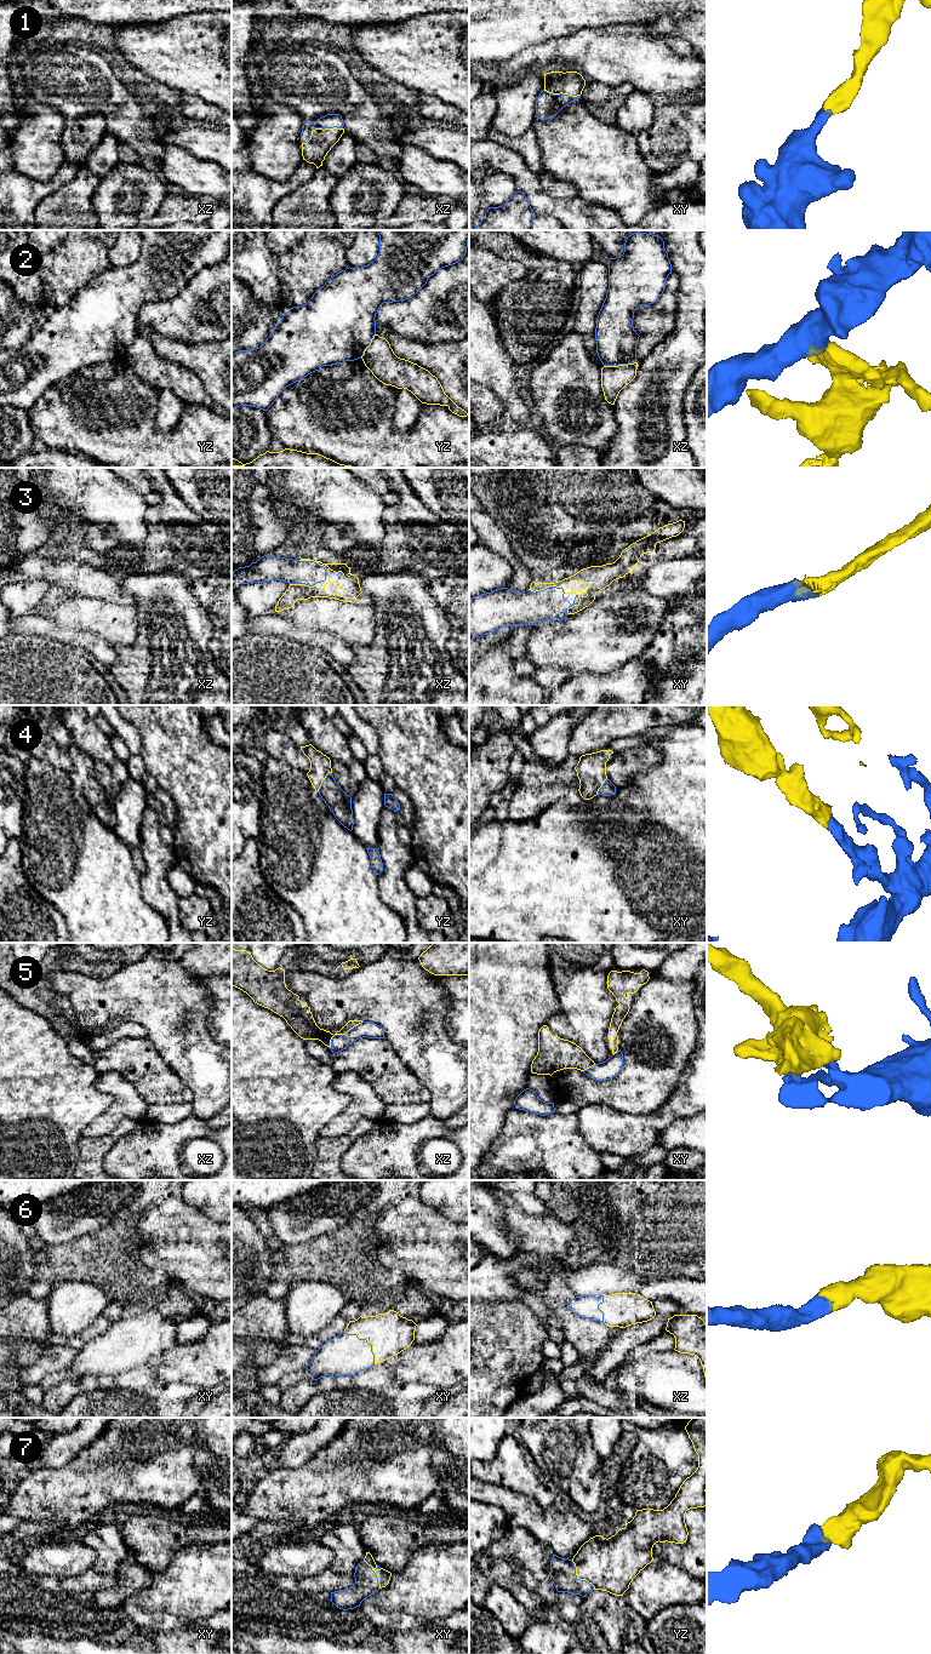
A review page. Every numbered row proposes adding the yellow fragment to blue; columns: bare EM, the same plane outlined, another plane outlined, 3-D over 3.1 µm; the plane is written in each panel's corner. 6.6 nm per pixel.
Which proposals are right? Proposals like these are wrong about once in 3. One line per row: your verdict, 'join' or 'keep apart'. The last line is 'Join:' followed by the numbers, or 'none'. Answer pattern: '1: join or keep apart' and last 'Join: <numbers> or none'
1: join
2: keep apart
3: join
4: join
5: keep apart
6: join
7: join
Join: 1, 3, 4, 6, 7

